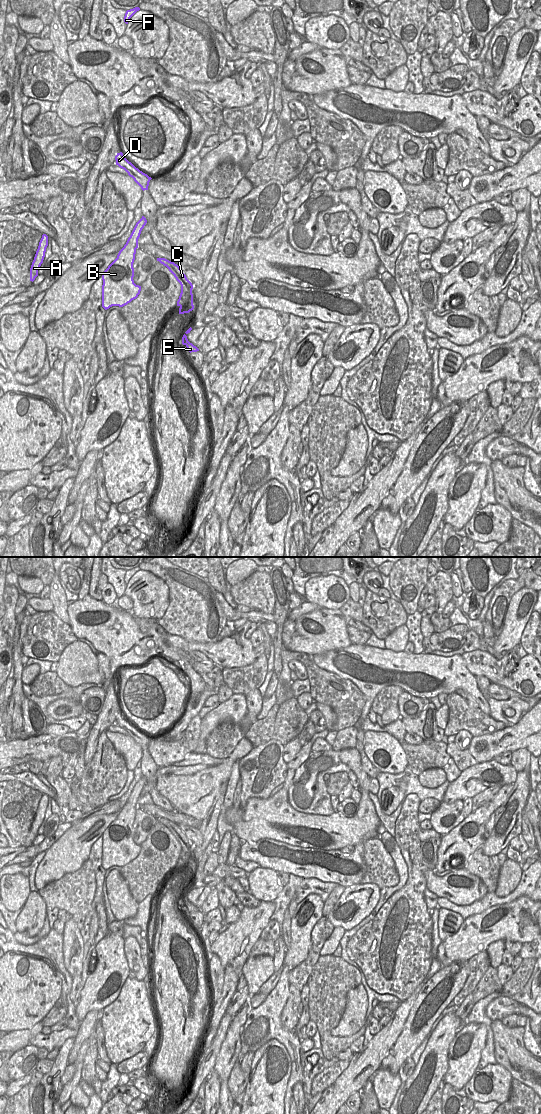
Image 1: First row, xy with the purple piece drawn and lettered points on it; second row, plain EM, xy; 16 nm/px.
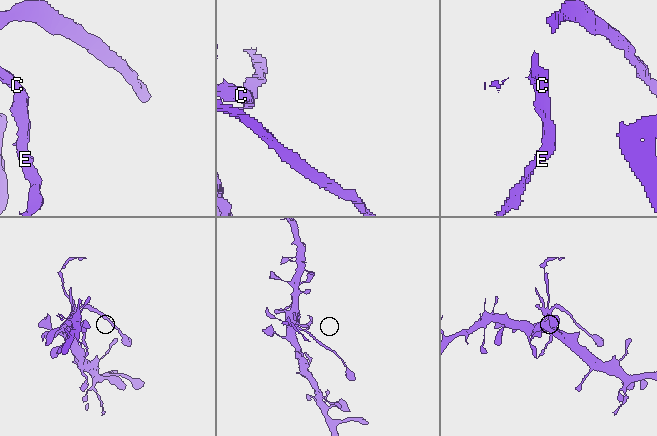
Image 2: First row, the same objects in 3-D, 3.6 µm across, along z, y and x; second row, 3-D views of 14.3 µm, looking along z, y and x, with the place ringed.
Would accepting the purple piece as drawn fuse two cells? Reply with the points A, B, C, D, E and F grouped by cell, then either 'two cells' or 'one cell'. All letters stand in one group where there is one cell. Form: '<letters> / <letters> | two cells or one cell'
A B / C D E F | two cells

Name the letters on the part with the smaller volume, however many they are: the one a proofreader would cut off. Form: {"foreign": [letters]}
{"foreign": ["C", "D", "E", "F"]}

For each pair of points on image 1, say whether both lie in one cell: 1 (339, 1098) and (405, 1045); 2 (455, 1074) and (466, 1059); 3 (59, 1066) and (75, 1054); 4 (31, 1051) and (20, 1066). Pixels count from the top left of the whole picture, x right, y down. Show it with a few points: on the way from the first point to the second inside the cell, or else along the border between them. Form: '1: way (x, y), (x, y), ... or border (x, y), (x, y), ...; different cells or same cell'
1: border (393, 1045), (380, 1066); different cells
2: way (459, 1070), (462, 1063); same cell
3: border (75, 1038), (67, 1064); different cells
4: way (28, 1055), (23, 1062); same cell

